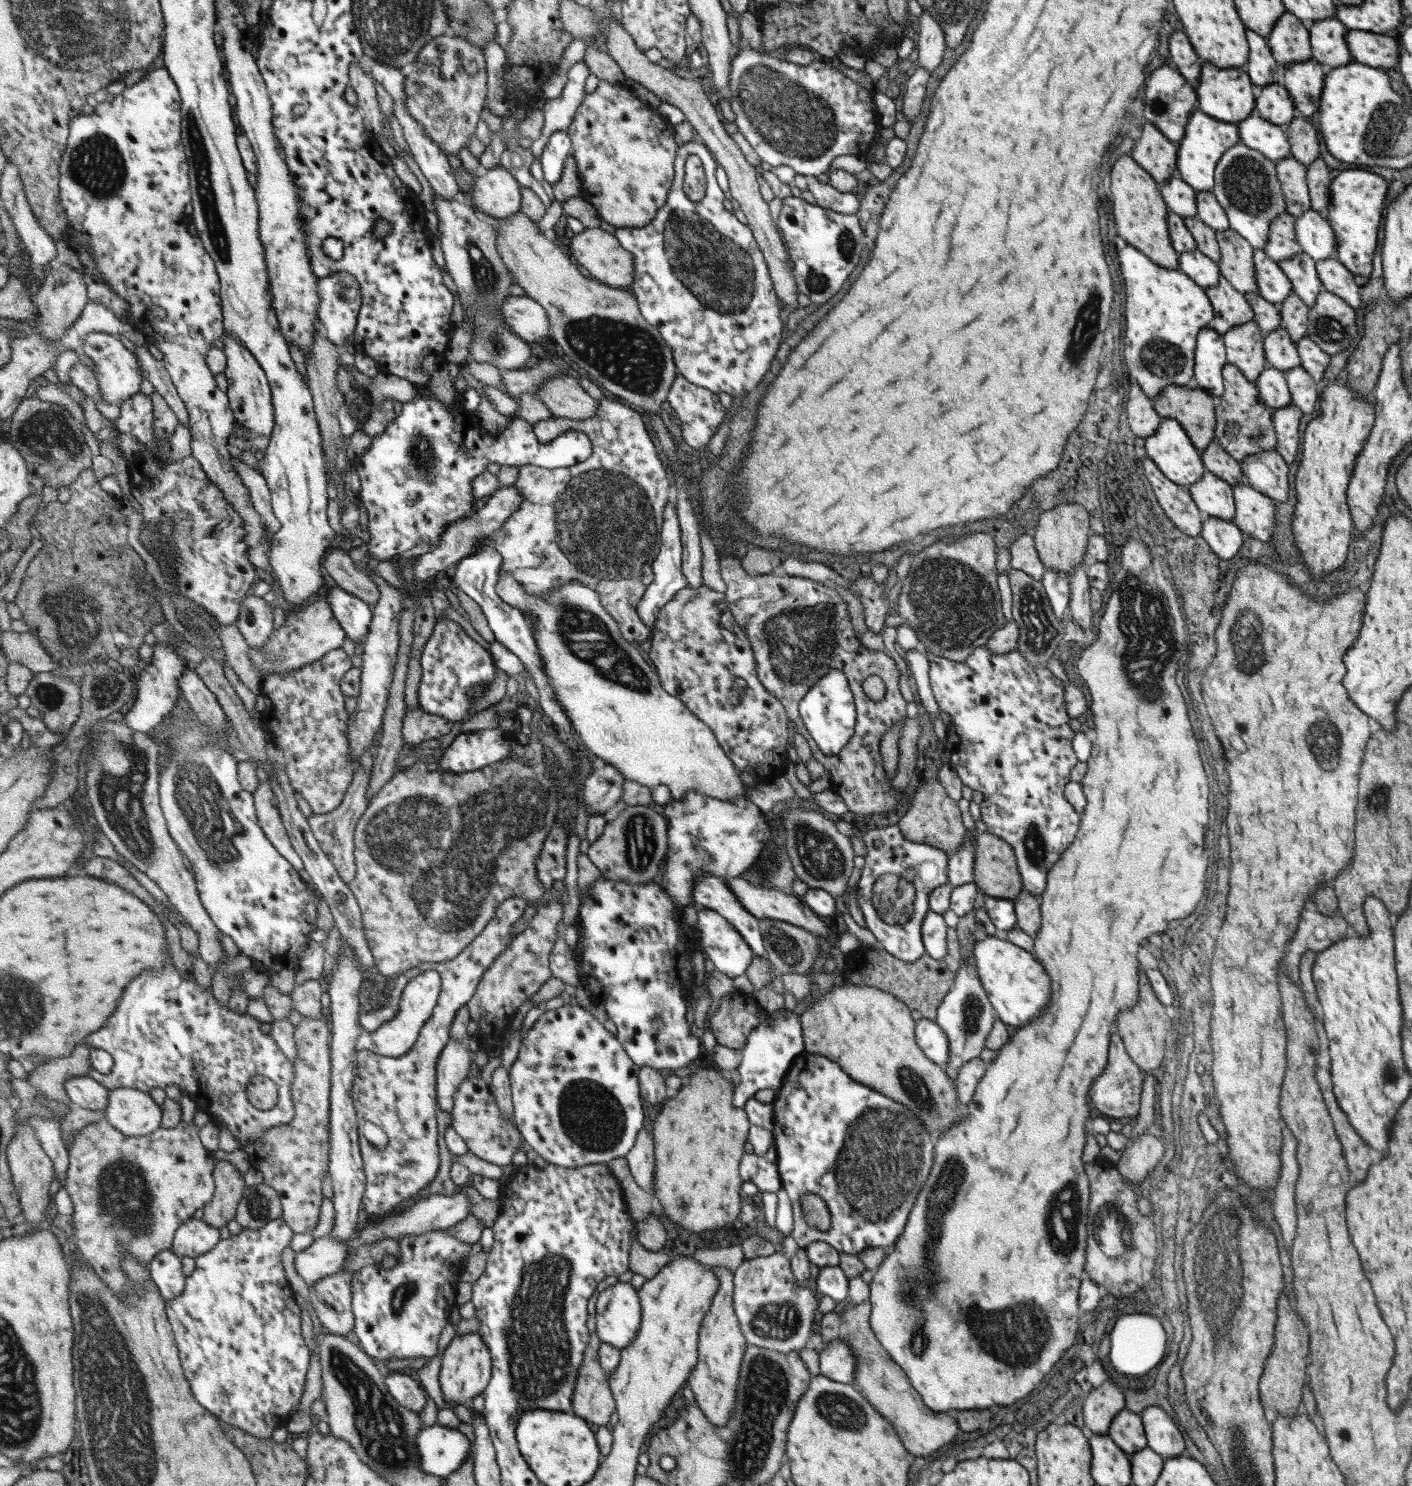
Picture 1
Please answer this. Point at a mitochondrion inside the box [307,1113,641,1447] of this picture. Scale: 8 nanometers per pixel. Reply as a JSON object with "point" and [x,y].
{"point":[538,1349]}

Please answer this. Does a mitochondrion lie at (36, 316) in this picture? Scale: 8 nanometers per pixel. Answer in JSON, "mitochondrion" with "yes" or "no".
{"mitochondrion":"no"}

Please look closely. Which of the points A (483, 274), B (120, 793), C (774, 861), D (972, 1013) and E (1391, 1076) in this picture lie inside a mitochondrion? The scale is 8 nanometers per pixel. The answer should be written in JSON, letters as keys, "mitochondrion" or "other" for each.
{"A":"mitochondrion","B":"mitochondrion","C":"mitochondrion","D":"mitochondrion","E":"mitochondrion"}

